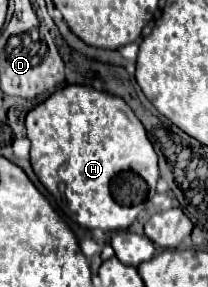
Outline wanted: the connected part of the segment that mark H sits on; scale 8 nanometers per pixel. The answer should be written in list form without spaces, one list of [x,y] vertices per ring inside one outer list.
[[[67,85],[27,113],[27,137],[31,141],[31,165],[45,189],[63,201],[73,221],[85,229],[121,231],[129,229],[135,217],[145,209],[159,179],[157,153],[147,139],[145,127],[131,107],[115,95],[87,85]]]

